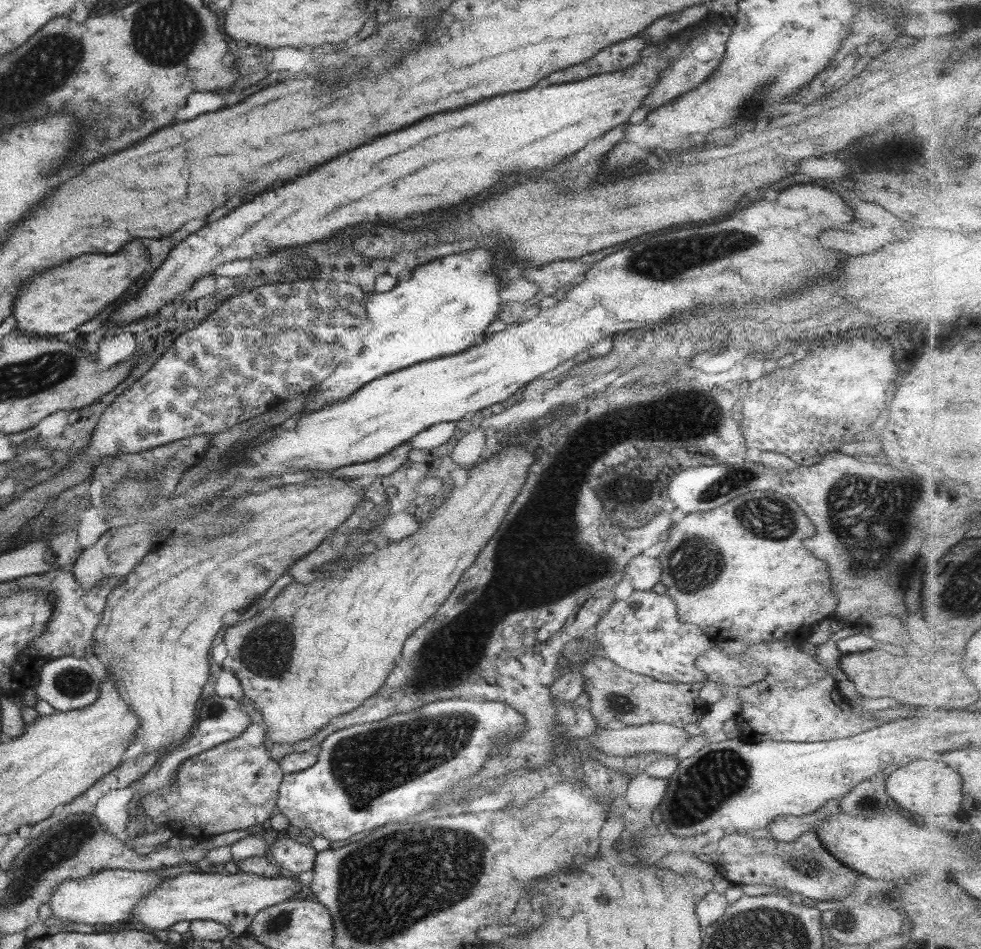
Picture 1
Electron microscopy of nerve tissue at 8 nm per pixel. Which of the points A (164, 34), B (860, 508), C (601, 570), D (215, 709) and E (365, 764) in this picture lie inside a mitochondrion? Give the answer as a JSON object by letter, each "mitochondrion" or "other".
{"A":"mitochondrion","B":"mitochondrion","C":"mitochondrion","D":"mitochondrion","E":"mitochondrion"}

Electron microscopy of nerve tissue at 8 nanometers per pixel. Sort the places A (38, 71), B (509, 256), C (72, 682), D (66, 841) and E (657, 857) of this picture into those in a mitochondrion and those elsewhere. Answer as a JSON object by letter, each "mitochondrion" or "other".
{"A":"mitochondrion","B":"other","C":"mitochondrion","D":"mitochondrion","E":"other"}

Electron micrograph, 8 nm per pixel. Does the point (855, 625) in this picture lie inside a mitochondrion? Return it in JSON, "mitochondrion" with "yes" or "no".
{"mitochondrion":"no"}

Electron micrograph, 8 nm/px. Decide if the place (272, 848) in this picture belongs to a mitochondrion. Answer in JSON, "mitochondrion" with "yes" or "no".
{"mitochondrion":"no"}

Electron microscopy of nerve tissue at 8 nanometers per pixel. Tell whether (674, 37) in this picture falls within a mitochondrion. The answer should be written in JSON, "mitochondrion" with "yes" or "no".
{"mitochondrion":"no"}

